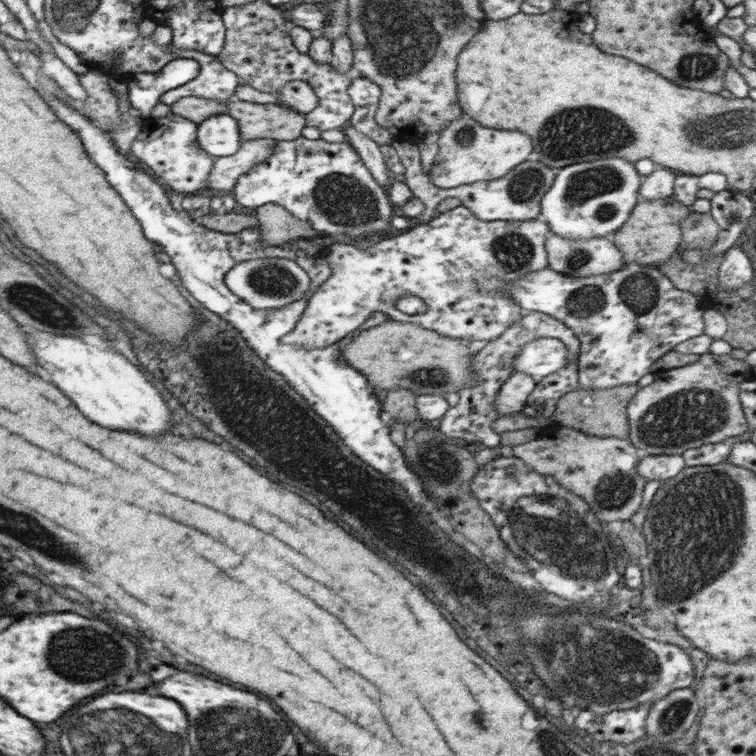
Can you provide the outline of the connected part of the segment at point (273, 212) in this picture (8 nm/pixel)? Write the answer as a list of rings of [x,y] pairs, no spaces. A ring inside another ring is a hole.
[[[276,203],[256,208],[256,218],[260,222],[262,248],[288,247],[290,240],[318,236],[312,223],[297,219]]]

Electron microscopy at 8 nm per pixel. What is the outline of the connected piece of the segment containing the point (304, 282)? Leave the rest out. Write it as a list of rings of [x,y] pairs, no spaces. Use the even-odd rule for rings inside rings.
[[[261,256],[239,261],[226,274],[226,286],[254,308],[282,307],[306,296],[310,288],[308,273],[297,263],[285,258]]]

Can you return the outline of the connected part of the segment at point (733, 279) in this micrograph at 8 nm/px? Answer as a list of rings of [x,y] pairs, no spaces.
[[[732,245],[722,254],[719,266],[719,290],[729,291],[754,280],[754,268],[744,249]]]

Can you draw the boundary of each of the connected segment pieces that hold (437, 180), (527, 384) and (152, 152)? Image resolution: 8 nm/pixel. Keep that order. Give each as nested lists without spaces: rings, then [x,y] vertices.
[[[466,114],[452,120],[441,132],[438,144],[429,177],[434,185],[447,189],[502,178],[532,154],[532,140],[524,132],[484,128]]]
[[[522,371],[513,372],[510,378],[500,386],[500,392],[494,402],[499,416],[522,411],[535,386],[536,381],[532,376],[522,373]]]
[[[171,114],[164,118],[143,118],[140,124],[139,134],[131,142],[132,156],[138,157],[176,193],[192,194],[208,187],[208,176],[214,166],[215,157],[198,145],[198,123]]]

